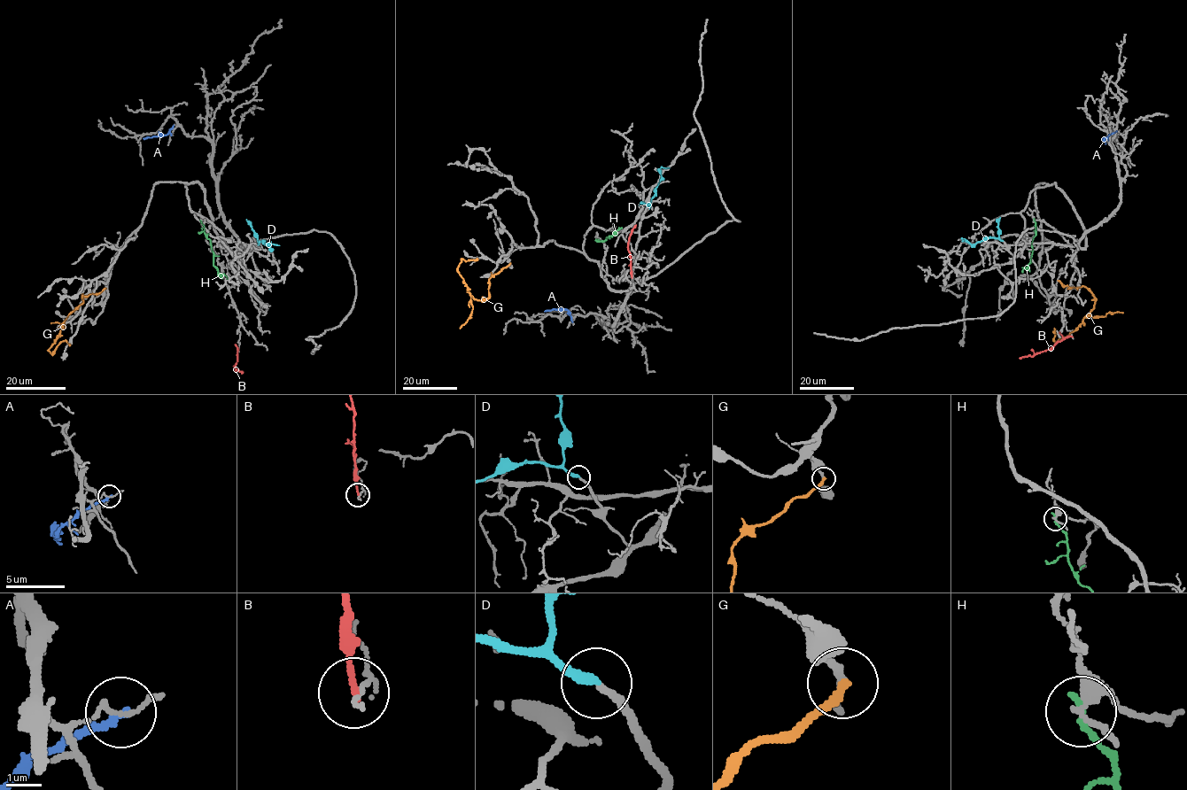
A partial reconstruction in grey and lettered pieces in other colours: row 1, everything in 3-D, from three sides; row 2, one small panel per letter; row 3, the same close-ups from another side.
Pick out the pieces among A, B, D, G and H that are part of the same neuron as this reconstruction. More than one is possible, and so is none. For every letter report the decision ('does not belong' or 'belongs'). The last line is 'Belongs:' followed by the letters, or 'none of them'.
A: does not belong
B: does not belong
D: belongs
G: does not belong
H: does not belong
Belongs: D

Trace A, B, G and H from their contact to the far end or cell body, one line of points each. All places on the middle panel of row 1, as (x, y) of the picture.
A: (571, 321), (565, 309), (544, 311)
B: (632, 277), (628, 238), (636, 224)
G: (509, 263), (488, 280), (489, 297), (477, 300), (469, 293), (458, 271), (462, 259), (477, 259)
H: (598, 239), (604, 241), (621, 228)

